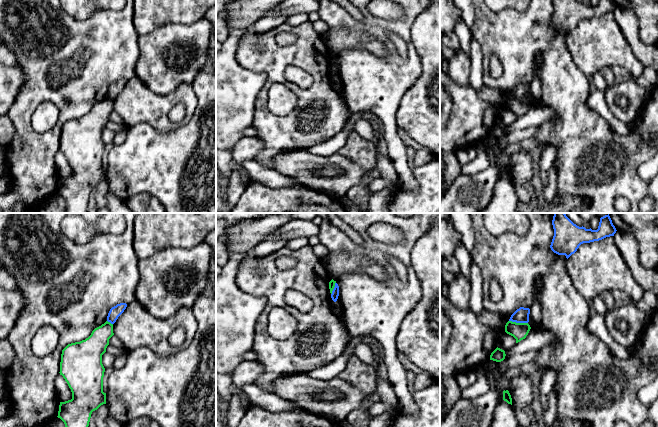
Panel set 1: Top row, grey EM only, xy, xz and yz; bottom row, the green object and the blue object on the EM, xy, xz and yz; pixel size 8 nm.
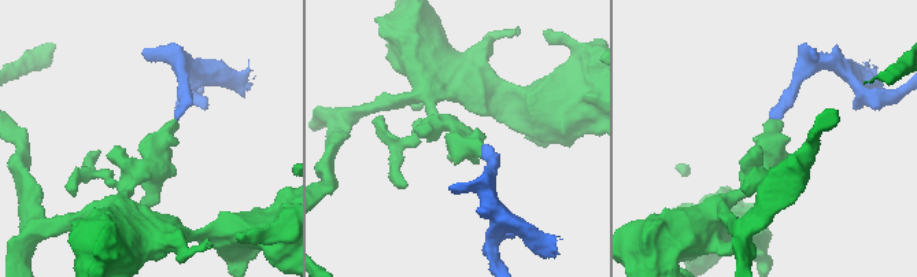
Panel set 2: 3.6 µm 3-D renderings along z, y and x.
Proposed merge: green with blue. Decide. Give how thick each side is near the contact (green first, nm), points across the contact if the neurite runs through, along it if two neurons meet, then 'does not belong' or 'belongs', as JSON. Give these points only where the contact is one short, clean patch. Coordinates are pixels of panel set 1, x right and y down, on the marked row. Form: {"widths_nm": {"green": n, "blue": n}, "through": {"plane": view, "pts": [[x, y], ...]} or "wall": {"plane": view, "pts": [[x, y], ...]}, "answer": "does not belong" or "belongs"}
{"widths_nm": {"green": 140, "blue": 120}, "wall": {"plane": "yz", "pts": [[509, 320], [527, 323]]}, "answer": "does not belong"}

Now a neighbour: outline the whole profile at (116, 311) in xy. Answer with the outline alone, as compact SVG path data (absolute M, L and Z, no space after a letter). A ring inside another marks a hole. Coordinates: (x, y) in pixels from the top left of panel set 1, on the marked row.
M120 303L112 307L108 313L107 321L110 322L111 324L114 324L118 317L124 312L126 307L127 307L126 303Z

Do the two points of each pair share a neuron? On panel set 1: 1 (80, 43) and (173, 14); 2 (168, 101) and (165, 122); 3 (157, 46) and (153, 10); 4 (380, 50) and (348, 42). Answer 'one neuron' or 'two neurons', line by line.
1: two neurons
2: one neuron
3: two neurons
4: one neuron

